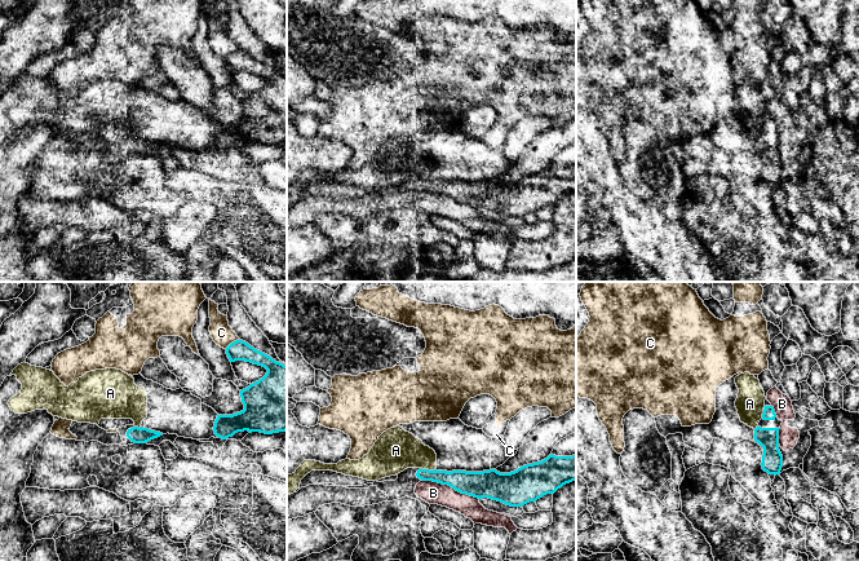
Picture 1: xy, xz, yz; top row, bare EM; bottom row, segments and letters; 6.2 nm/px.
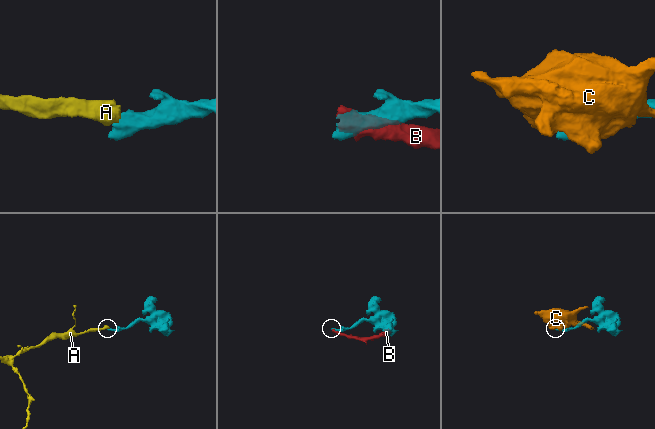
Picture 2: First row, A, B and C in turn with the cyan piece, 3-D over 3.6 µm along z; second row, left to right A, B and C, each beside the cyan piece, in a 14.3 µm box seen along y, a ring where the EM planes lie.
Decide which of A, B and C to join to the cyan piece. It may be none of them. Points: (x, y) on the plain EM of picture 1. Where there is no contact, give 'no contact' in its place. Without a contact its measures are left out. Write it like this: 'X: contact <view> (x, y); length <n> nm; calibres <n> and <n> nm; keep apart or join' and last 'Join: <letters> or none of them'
A: contact xz (428, 180); length 80 nm; calibres 140 and 260 nm; keep apart
B: contact xz (450, 195); length 380 nm; calibres 180 and 140 nm; keep apart
C: contact xy (231, 53); length 110 nm; calibres 130 and 140 nm; keep apart
Join: none of them

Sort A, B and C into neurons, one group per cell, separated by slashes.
A / B / C

